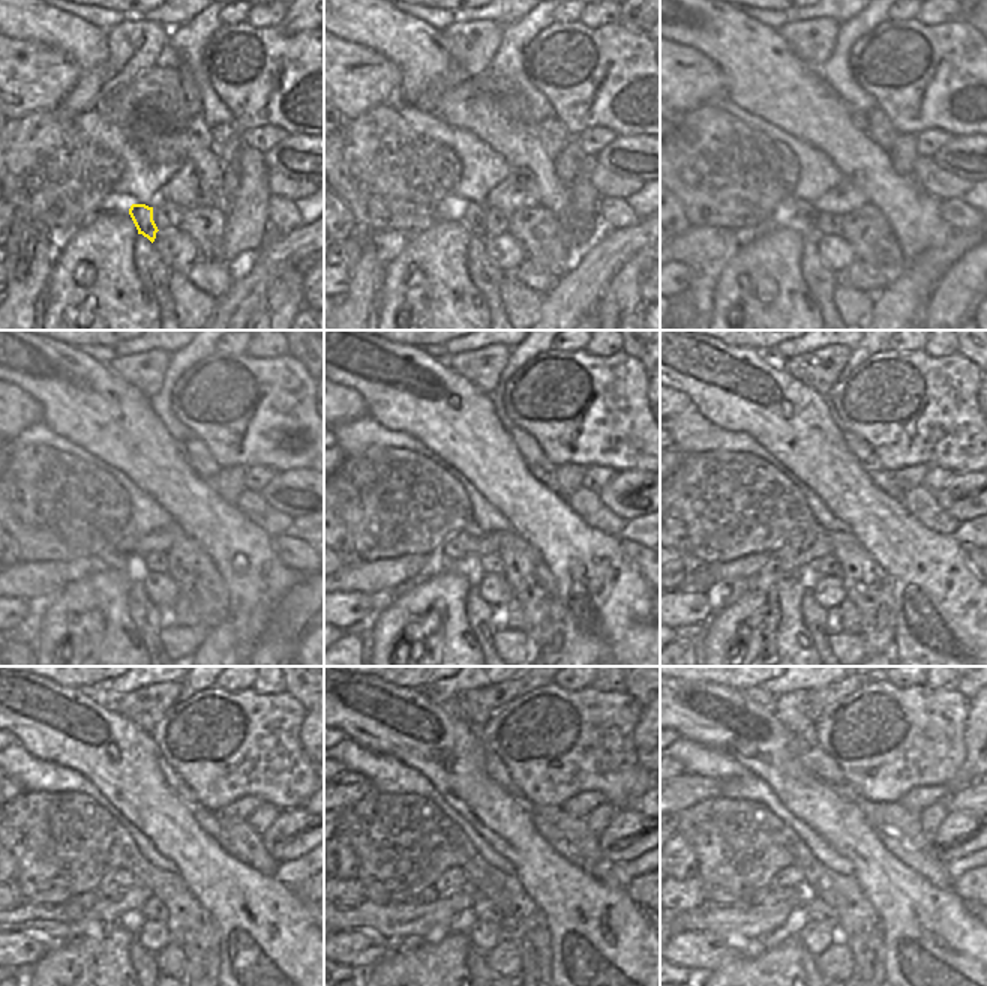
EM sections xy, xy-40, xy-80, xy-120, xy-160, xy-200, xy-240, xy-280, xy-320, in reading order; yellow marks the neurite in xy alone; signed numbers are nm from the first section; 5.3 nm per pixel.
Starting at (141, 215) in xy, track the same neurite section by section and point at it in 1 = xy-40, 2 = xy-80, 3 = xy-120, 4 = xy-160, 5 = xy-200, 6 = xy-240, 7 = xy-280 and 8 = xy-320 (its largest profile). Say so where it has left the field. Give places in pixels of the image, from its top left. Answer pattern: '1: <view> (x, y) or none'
1: xy-40 (473, 215)
2: xy-80 (803, 213)
3: xy-120 (125, 545)
4: xy-160 (452, 557)
5: xy-200 (794, 542)
6: xy-240 (117, 880)
7: xy-280 (455, 877)
8: xy-320 (792, 877)

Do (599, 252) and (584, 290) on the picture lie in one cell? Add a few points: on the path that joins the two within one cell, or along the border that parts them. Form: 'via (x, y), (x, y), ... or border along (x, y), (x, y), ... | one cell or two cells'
via (599, 261), (585, 281) | one cell

